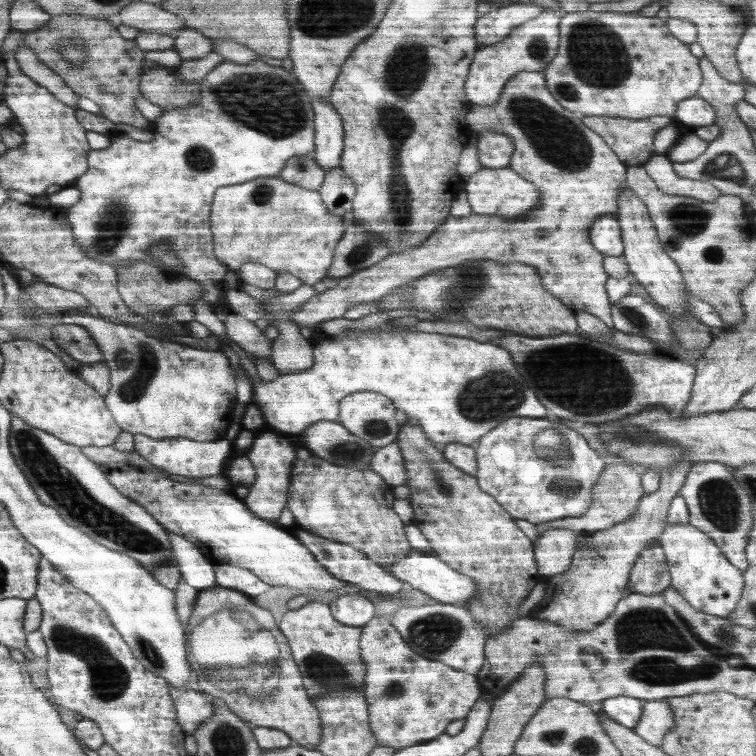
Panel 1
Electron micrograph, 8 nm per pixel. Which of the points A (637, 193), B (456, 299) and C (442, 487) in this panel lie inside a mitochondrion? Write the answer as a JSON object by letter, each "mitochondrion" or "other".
{"A":"other","B":"mitochondrion","C":"mitochondrion"}

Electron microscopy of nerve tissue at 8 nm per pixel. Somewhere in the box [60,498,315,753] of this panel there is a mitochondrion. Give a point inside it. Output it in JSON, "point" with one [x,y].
{"point":[229,640]}

